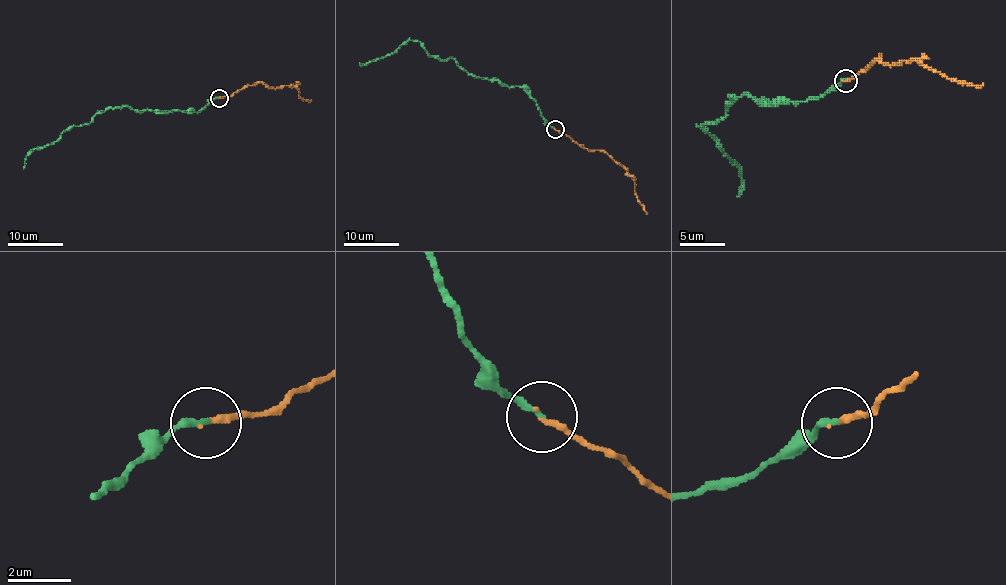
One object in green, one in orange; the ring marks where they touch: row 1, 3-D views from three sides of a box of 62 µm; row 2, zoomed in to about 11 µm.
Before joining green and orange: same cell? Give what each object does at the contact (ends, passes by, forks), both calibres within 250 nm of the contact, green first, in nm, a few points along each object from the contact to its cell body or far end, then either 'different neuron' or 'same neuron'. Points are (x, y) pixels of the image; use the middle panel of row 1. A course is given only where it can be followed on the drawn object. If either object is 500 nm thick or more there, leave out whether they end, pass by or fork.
green ends; orange ends; calibres 190 and 180 nm; course green (555, 129), (522, 87), (472, 76), (452, 58), (429, 55), (415, 40), (359, 62); course orange (555, 129), (579, 144), (607, 153), (621, 165), (633, 178), (637, 200), (647, 214); same neuron

